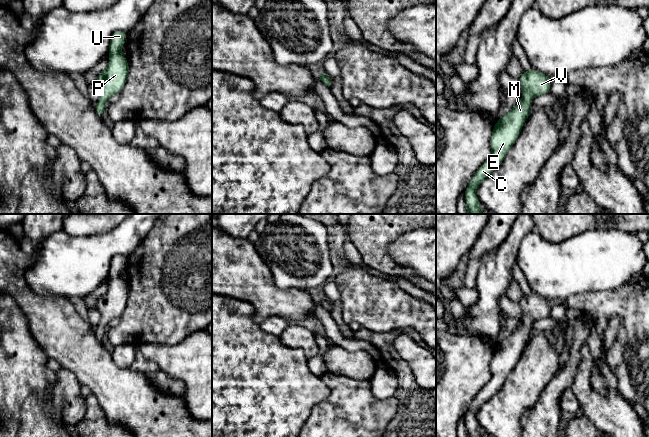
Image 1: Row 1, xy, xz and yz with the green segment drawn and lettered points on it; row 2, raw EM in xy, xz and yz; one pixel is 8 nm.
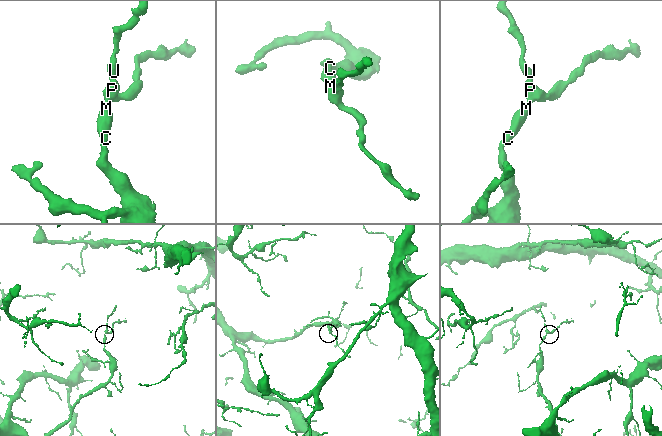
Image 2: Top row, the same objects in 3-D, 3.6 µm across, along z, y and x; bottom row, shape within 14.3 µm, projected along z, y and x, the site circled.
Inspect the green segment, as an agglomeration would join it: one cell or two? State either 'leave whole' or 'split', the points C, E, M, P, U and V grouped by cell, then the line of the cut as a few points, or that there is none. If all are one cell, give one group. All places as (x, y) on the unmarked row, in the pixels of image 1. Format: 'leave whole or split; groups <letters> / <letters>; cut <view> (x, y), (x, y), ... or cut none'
leave whole; groups C E M P U V; cut none

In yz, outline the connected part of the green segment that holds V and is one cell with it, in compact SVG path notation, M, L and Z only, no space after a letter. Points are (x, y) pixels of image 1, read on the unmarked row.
M534 292L523 295L518 303L523 314L522 324L495 347L491 359L491 379L470 403L464 416L467 437L482 437L476 419L477 411L503 386L506 377L516 366L526 342L531 338L531 324L550 316L550 301Z

